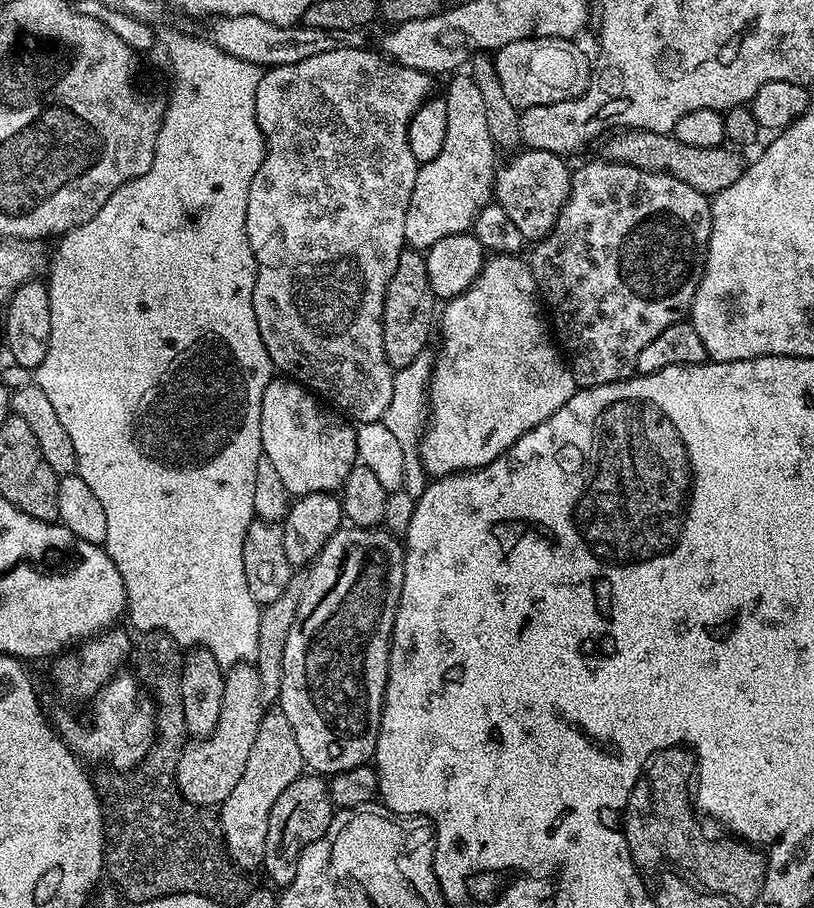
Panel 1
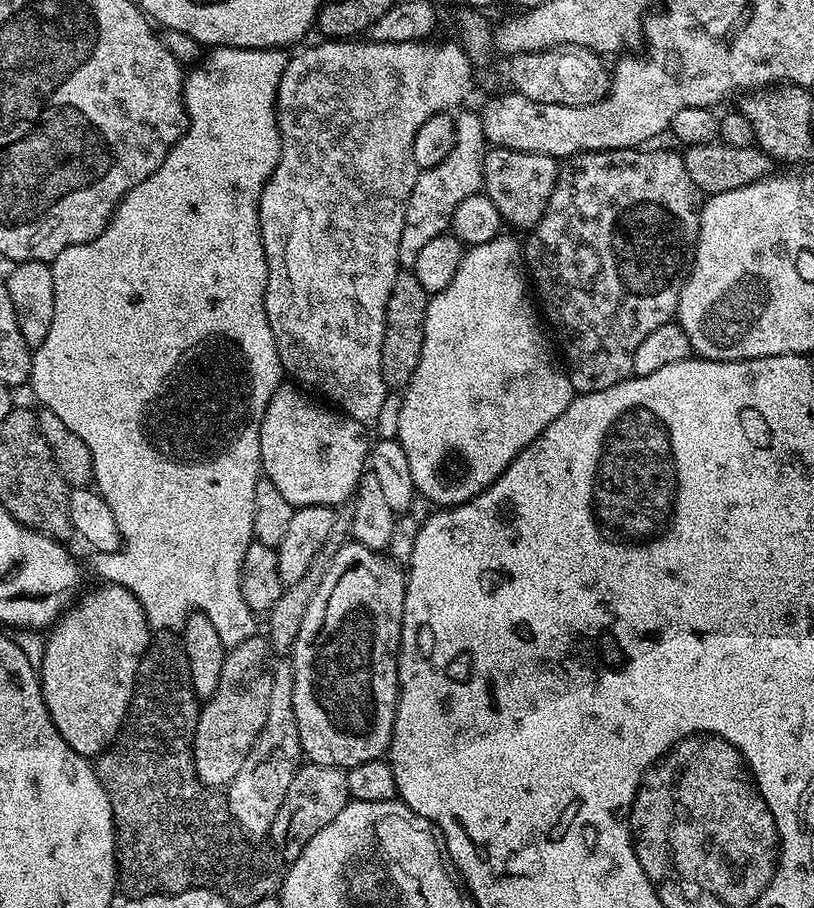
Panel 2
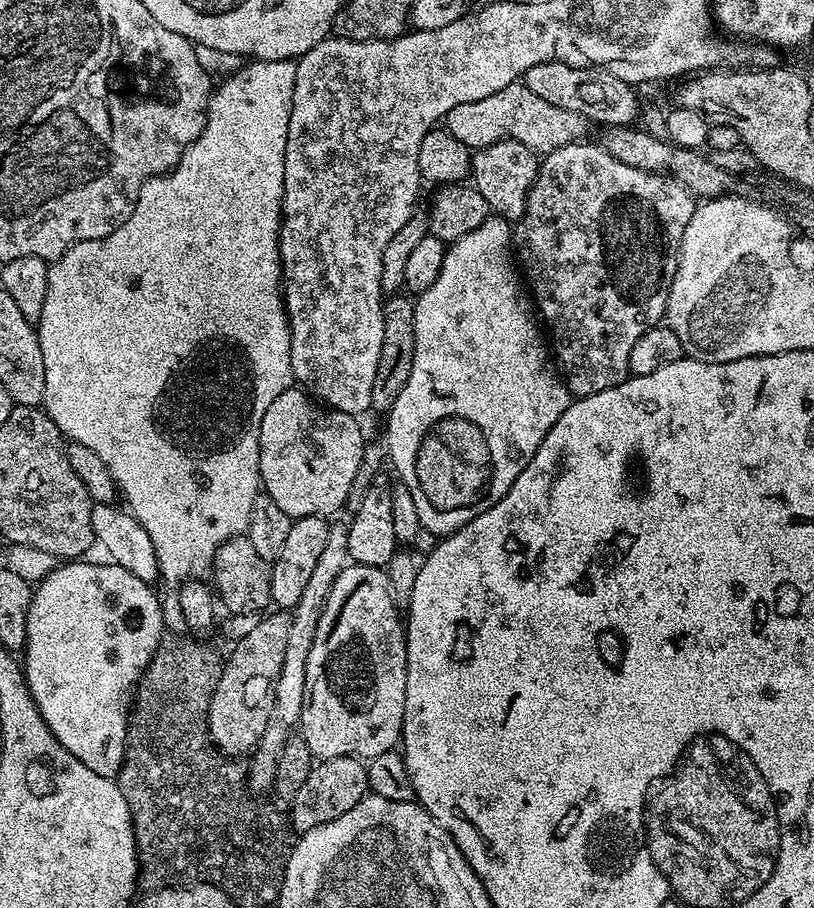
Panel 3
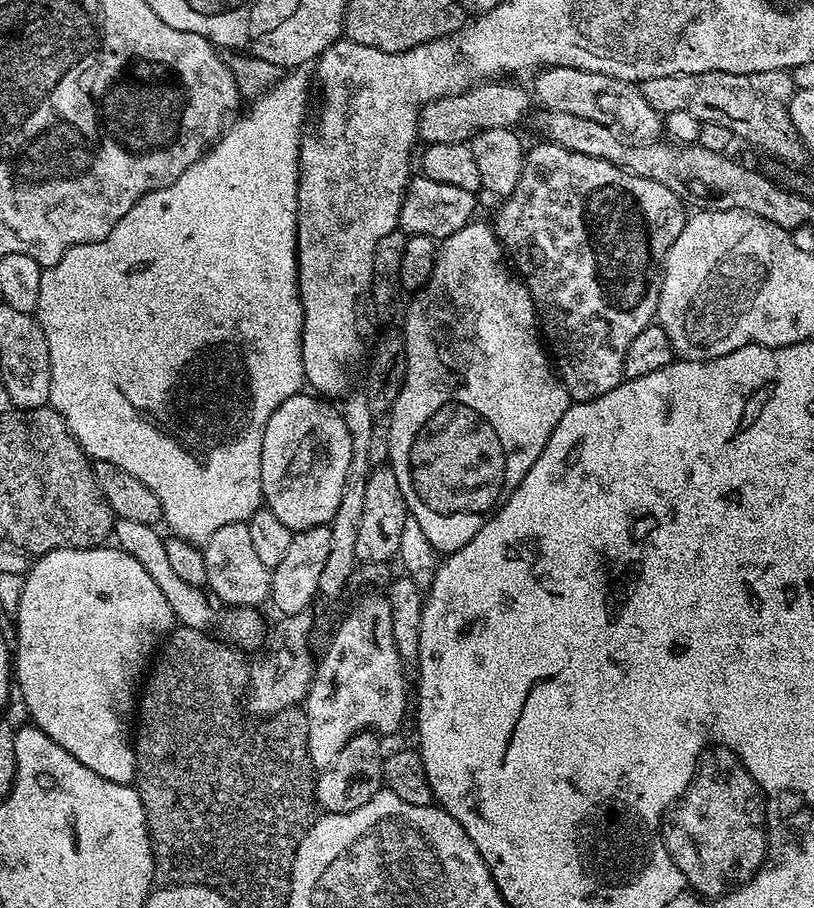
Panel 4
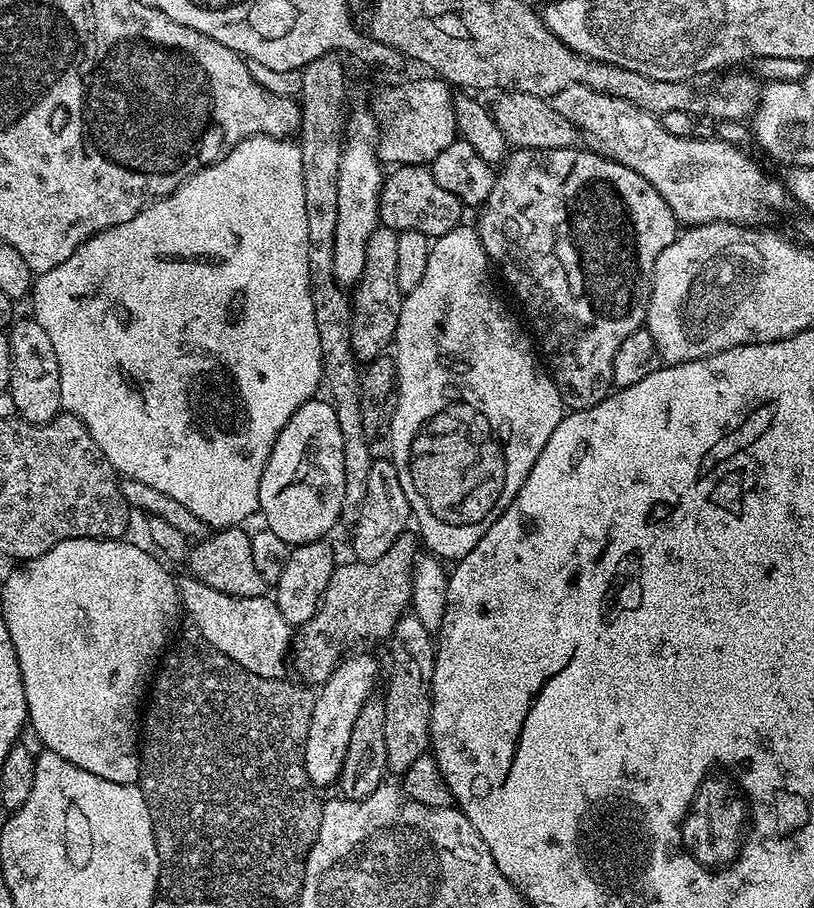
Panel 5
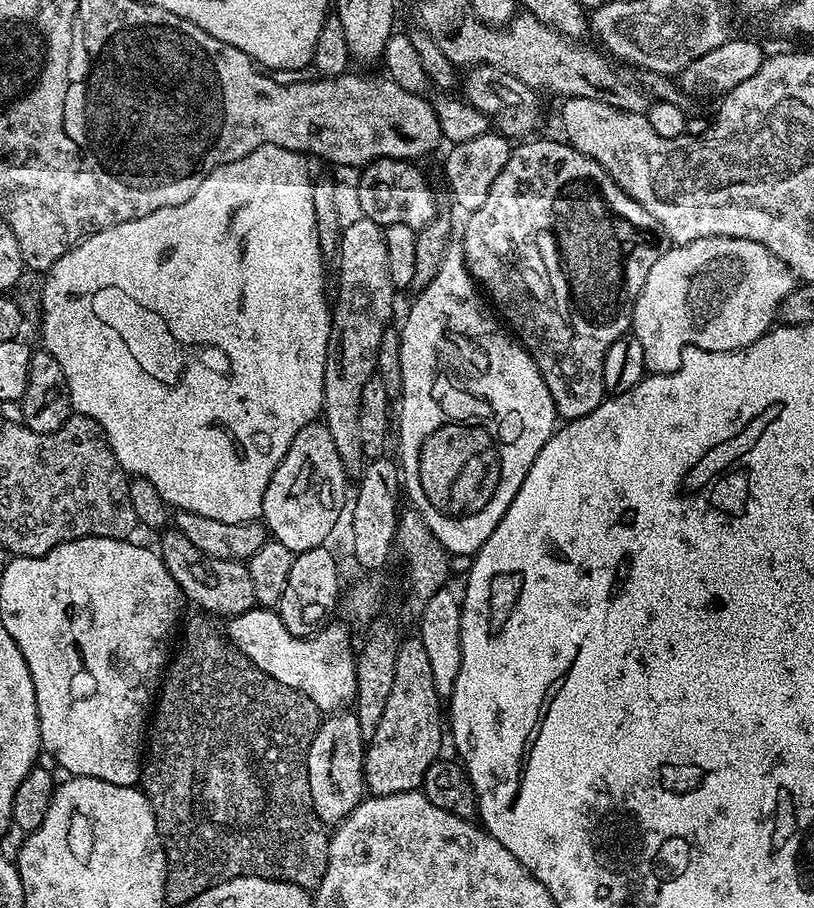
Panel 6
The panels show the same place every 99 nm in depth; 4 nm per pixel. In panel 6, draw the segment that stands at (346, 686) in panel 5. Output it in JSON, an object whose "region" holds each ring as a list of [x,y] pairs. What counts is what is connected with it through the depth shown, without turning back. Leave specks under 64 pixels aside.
{"region":[[[337,710],[321,719],[320,729],[314,734],[308,751],[308,781],[316,816],[325,826],[339,824],[365,799],[365,751],[366,737],[358,726],[355,711]]]}

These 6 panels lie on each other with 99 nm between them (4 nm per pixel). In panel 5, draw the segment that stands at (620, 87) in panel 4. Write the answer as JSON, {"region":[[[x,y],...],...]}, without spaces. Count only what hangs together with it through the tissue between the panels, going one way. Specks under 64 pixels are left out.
{"region":[[[566,86],[566,90],[558,90],[558,94],[550,97],[554,110],[563,114],[574,122],[585,137],[593,136],[596,139],[595,147],[610,160],[616,160],[622,166],[634,170],[662,198],[666,198],[666,204],[676,216],[677,221],[684,226],[697,224],[746,224],[759,225],[764,222],[771,208],[780,208],[786,200],[785,185],[767,176],[750,157],[744,153],[743,147],[722,141],[717,138],[710,140],[696,140],[692,136],[675,136],[670,134],[660,125],[659,119],[651,112],[644,112],[638,106],[626,102],[622,98],[614,98],[610,94],[604,94],[598,90],[592,90],[590,86]]]}

